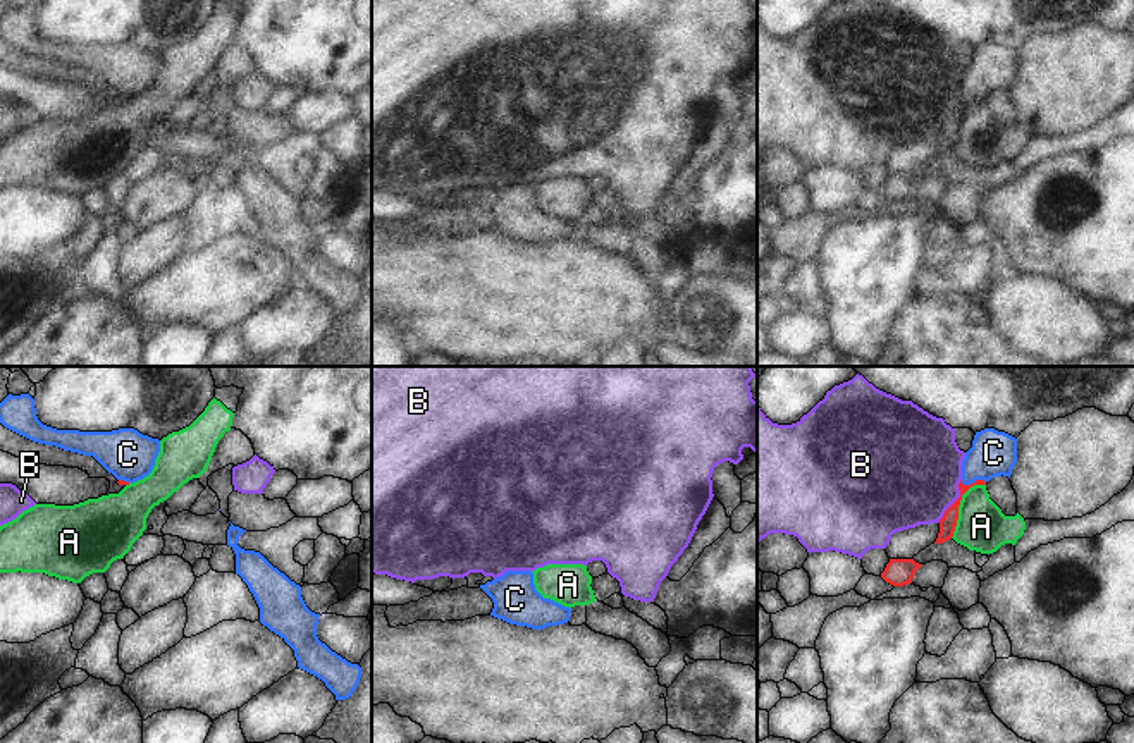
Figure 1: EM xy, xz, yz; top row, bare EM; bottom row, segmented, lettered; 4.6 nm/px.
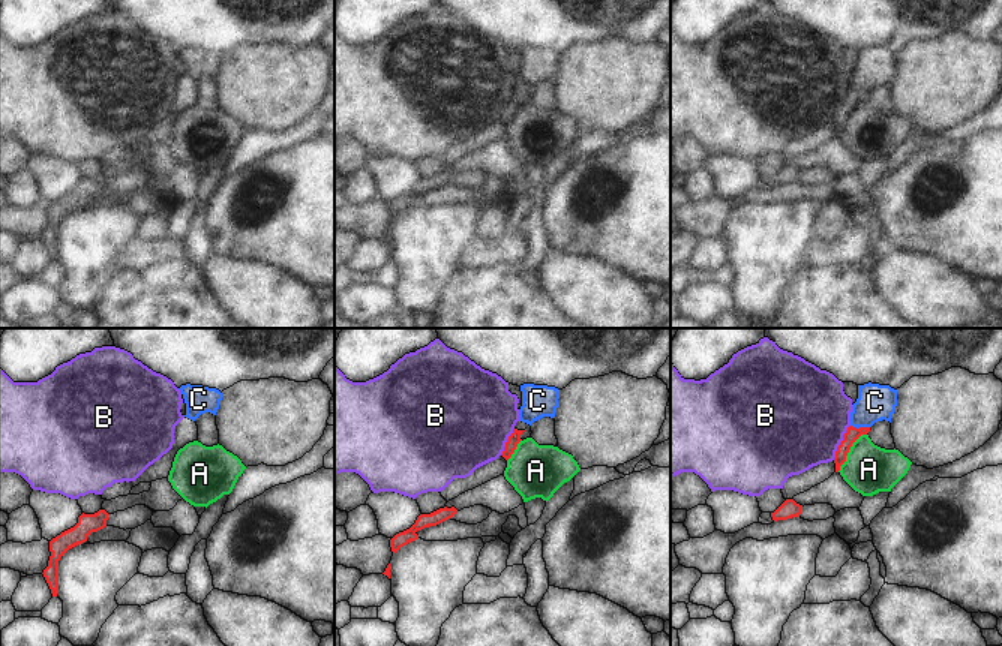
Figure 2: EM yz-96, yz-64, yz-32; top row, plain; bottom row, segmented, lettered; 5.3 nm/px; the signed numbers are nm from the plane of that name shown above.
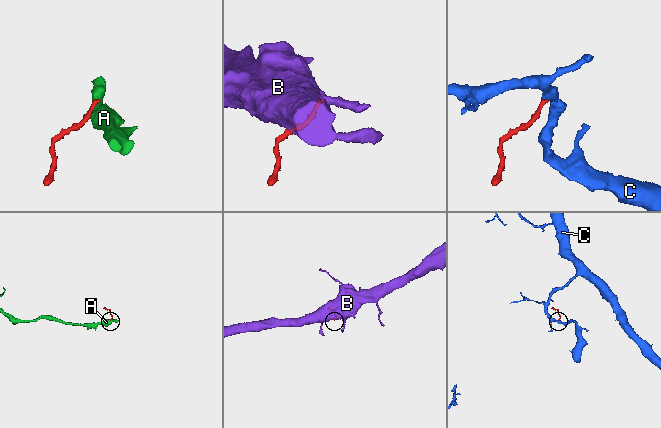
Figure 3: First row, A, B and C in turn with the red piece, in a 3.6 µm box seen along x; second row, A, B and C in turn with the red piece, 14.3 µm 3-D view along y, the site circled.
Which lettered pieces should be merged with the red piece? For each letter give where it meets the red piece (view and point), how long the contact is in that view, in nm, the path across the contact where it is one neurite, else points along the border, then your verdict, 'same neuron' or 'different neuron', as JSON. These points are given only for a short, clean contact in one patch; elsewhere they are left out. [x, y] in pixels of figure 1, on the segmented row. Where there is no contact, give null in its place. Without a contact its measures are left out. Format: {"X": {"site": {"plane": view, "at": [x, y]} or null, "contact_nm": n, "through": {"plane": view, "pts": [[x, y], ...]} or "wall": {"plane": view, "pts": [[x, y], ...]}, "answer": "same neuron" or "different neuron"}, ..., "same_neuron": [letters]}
{"A": {"site": {"plane": "yz", "at": [959, 504]}, "contact_nm": 300, "wall": {"plane": "yz", "pts": [[985, 484], [974, 484], [962, 496], [957, 525], [950, 537]]}, "answer": "different neuron"}, "B": {"site": {"plane": "yz", "at": [955, 501]}, "contact_nm": 240, "wall": {"plane": "yz", "pts": [[961, 478], [959, 497], [938, 521]]}, "answer": "different neuron"}, "C": {"site": {"plane": "yz", "at": [974, 482]}, "contact_nm": 120, "through": {"plane": "yz", "pts": [[949, 521], [962, 491], [974, 482], [974, 472], [993, 453]]}, "answer": "same neuron"}, "same_neuron": ["C"]}

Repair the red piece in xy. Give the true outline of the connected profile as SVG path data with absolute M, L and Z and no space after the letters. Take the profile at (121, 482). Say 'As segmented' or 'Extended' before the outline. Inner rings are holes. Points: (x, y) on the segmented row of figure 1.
Extended. M9 394L0 402L0 423L45 445L93 456L119 485L129 485L148 476L160 452L160 440L134 428L112 432L57 430L43 425L36 416L34 399L29 394Z

